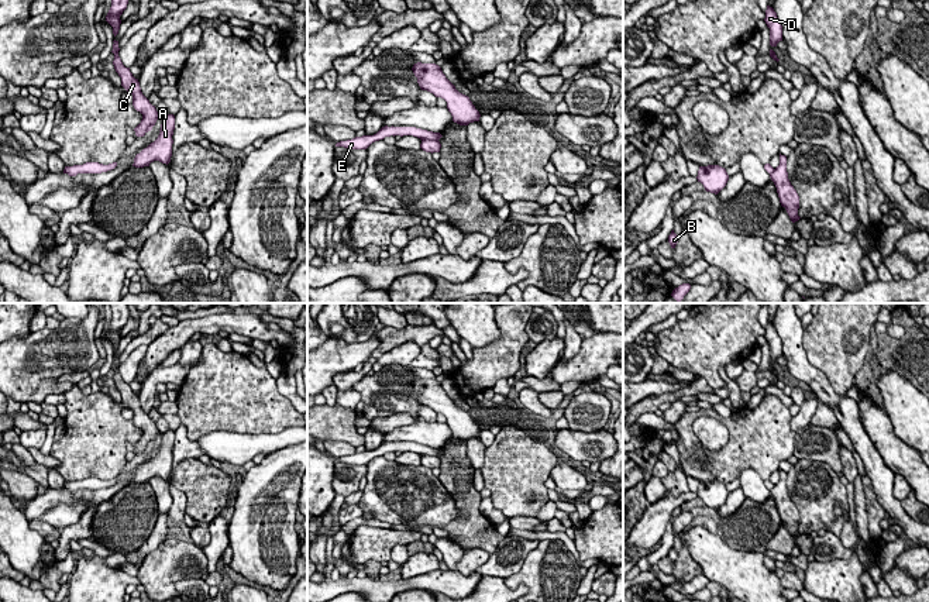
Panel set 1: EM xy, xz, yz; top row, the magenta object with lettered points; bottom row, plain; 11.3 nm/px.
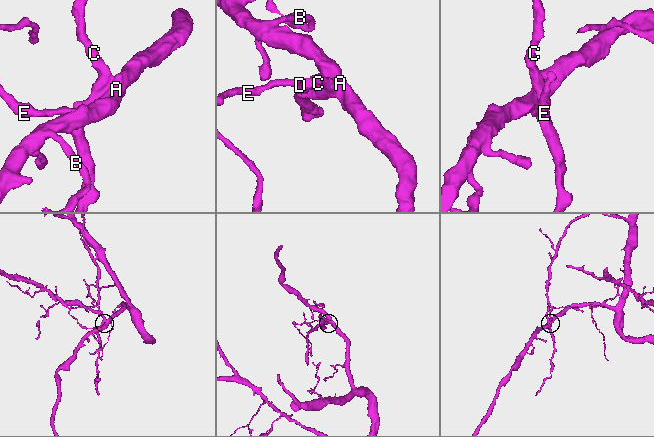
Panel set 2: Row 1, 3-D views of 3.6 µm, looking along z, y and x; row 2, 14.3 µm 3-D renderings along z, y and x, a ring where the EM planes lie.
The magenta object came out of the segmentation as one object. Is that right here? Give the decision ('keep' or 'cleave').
cleave

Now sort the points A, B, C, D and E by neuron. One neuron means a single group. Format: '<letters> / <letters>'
A B / C D E

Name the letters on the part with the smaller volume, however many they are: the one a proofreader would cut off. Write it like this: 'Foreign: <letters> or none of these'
Foreign: C, D, E

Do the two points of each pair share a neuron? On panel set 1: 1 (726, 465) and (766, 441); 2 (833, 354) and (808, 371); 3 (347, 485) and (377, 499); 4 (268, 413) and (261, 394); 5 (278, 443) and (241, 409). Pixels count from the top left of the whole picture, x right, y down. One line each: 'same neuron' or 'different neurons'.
1: same neuron
2: different neurons
3: different neurons
4: same neuron
5: different neurons

